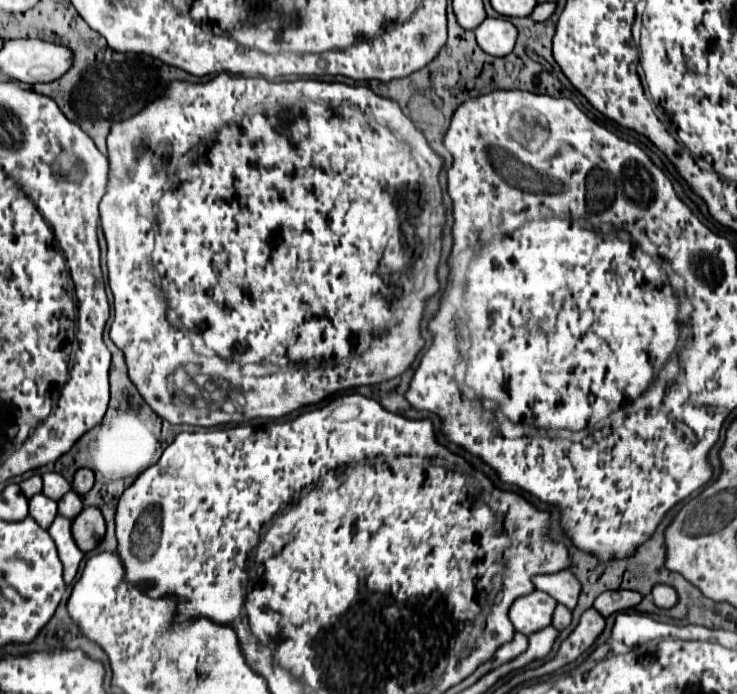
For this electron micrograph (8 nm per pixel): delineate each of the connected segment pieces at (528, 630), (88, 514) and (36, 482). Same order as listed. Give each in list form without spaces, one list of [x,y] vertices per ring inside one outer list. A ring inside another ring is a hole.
[[[533,590],[531,594],[521,596],[511,604],[509,618],[517,632],[529,636],[551,624],[551,614],[555,606],[557,602],[549,594]]]
[[[85,506],[73,518],[73,538],[83,552],[93,550],[95,544],[103,538],[103,534],[105,534],[105,520],[99,508]]]
[[[31,476],[31,478],[27,478],[27,480],[23,480],[21,484],[21,490],[23,490],[23,494],[27,496],[27,498],[31,498],[31,496],[35,496],[35,494],[39,494],[41,492],[41,476]]]

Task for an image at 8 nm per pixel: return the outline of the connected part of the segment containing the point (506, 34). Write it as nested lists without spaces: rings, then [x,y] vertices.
[[[485,18],[475,28],[477,44],[491,56],[507,56],[517,40],[517,30],[509,20]]]

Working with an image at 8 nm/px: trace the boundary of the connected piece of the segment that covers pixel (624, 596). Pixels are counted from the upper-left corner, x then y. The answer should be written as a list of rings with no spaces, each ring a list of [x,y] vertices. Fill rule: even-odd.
[[[605,590],[603,594],[599,594],[593,602],[593,608],[601,614],[601,616],[609,616],[627,608],[633,608],[641,602],[641,594],[633,592],[633,590]]]

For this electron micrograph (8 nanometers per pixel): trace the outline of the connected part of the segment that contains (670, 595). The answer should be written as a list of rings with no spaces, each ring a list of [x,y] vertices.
[[[655,584],[651,590],[651,596],[659,608],[671,608],[677,604],[677,592],[675,592],[675,588],[671,588],[667,584]]]

